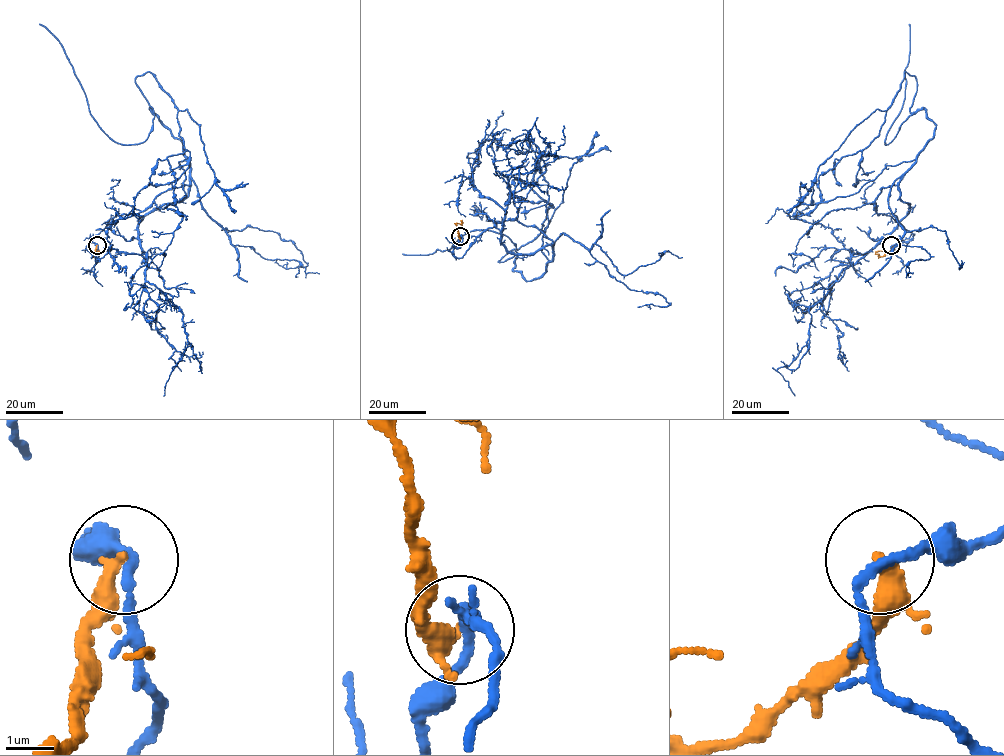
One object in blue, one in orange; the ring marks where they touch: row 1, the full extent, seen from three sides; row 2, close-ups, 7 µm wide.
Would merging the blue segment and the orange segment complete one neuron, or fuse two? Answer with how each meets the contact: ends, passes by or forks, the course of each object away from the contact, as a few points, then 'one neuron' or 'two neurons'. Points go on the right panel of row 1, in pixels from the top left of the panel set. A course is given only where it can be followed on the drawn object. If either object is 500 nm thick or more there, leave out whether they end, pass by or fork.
blue passes by; orange ends there; blue runs (892, 245), (913, 235), (875, 199), (936, 127), (910, 111), (906, 72), (787, 212); orange runs (892, 245), (882, 256), (875, 252), (882, 251); two neurons

